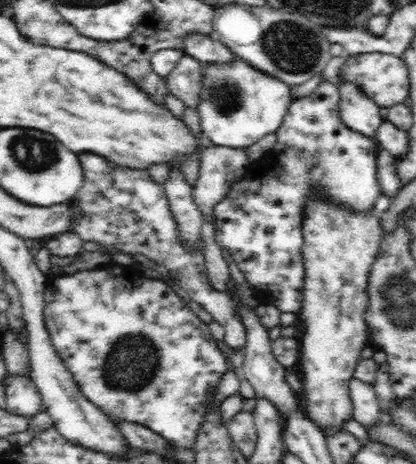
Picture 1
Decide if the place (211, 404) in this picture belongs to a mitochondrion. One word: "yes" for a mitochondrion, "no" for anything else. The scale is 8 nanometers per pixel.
no

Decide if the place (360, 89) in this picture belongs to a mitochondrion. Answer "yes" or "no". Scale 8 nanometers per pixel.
no

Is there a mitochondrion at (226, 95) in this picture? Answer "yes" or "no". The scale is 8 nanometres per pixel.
yes

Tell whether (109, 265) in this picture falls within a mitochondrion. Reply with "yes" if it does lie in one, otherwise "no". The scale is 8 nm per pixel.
no

